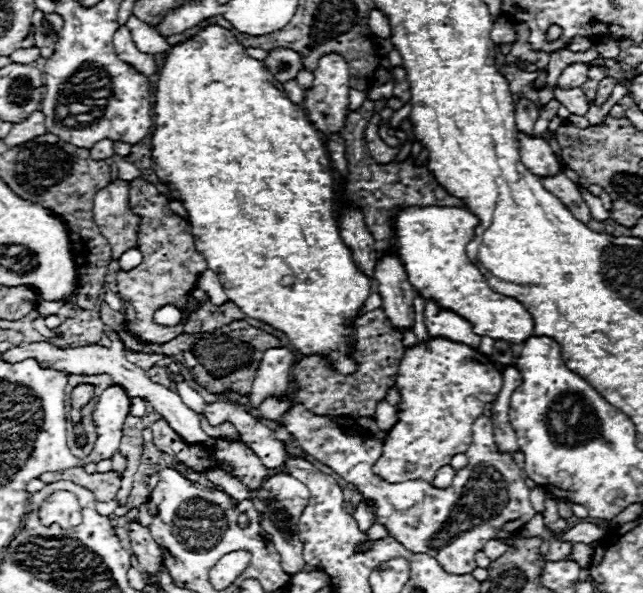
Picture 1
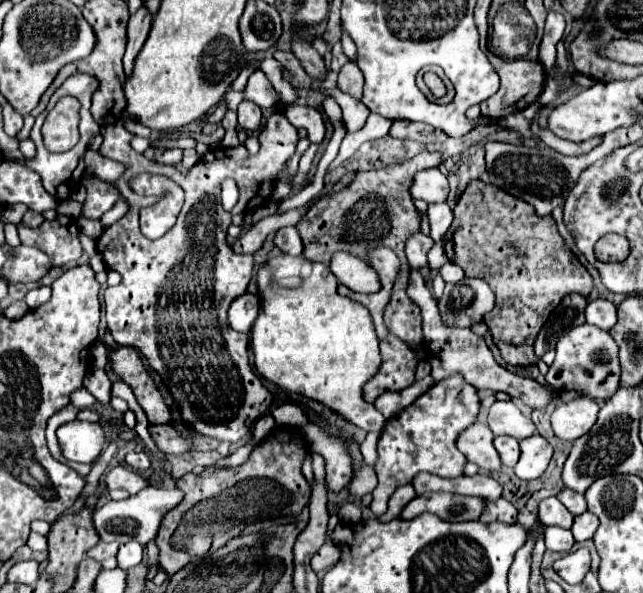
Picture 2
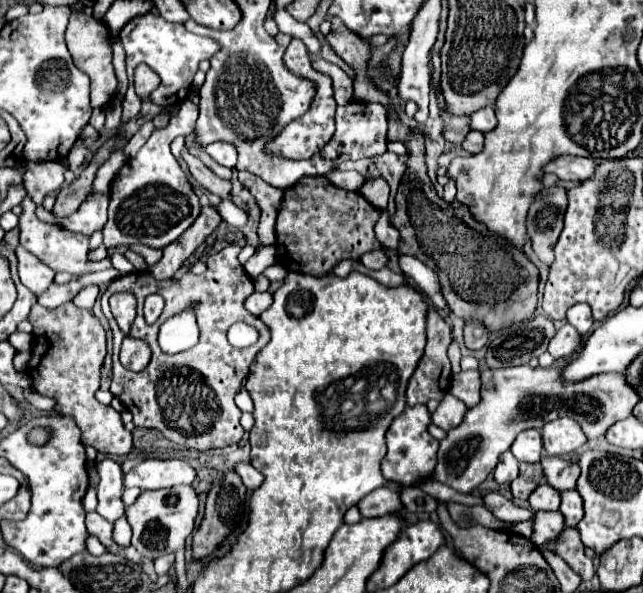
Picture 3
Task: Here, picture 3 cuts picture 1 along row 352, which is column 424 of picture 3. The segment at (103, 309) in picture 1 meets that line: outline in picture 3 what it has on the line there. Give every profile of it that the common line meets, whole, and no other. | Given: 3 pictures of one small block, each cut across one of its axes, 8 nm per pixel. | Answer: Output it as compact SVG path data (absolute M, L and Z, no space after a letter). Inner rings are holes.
M392 116L388 140L404 142L410 156L408 172L396 194L392 224L398 230L406 228L406 254L418 256L438 272L448 308L462 320L482 322L494 334L514 322L530 320L538 304L538 268L528 260L524 250L472 218L466 204L458 200L448 204L436 194L426 174L424 138L418 130L408 130Z

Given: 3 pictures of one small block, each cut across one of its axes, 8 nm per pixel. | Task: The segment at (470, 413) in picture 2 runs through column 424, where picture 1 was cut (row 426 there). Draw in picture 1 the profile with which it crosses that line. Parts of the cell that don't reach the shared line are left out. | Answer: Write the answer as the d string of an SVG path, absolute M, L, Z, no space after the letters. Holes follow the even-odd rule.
M430 338L428 344L416 344L406 350L396 384L400 392L398 422L388 430L382 442L382 456L372 466L372 472L390 484L418 478L432 484L438 468L450 464L454 454L468 450L474 420L482 416L484 404L492 402L500 388L500 370L492 366L488 356L466 344Z

